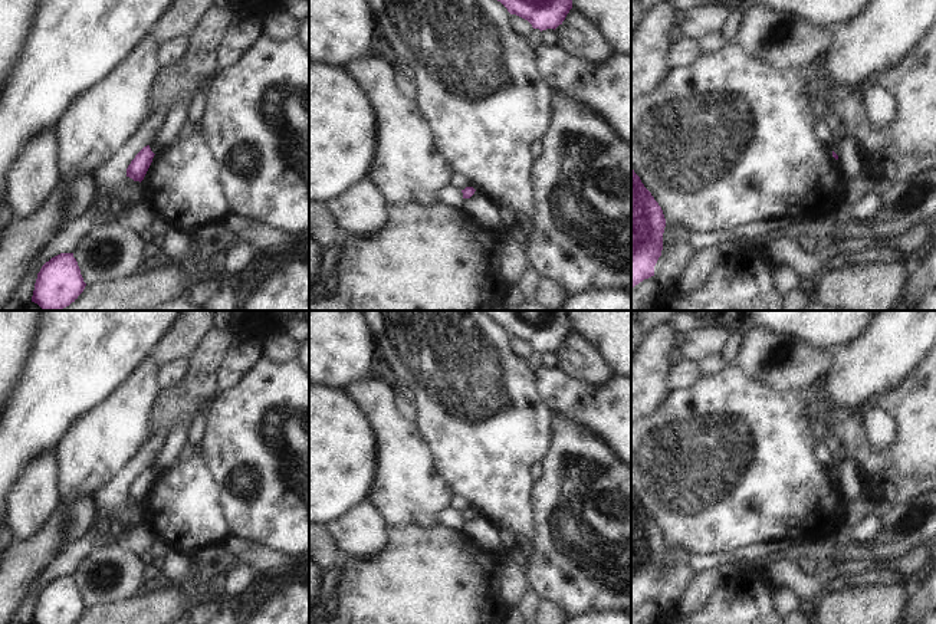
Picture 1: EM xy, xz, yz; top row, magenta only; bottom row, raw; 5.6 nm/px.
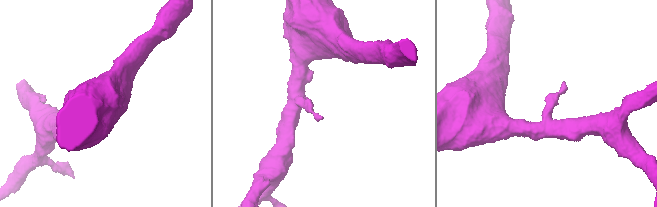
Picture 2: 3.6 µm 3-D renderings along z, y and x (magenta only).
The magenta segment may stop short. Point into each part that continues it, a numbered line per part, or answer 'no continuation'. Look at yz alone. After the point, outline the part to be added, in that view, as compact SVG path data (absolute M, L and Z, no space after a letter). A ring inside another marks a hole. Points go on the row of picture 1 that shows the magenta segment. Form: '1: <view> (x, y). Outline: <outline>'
no continuation.

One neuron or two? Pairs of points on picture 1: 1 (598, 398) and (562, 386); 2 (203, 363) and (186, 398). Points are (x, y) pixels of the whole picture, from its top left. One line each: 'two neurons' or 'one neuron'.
1: one neuron
2: one neuron

